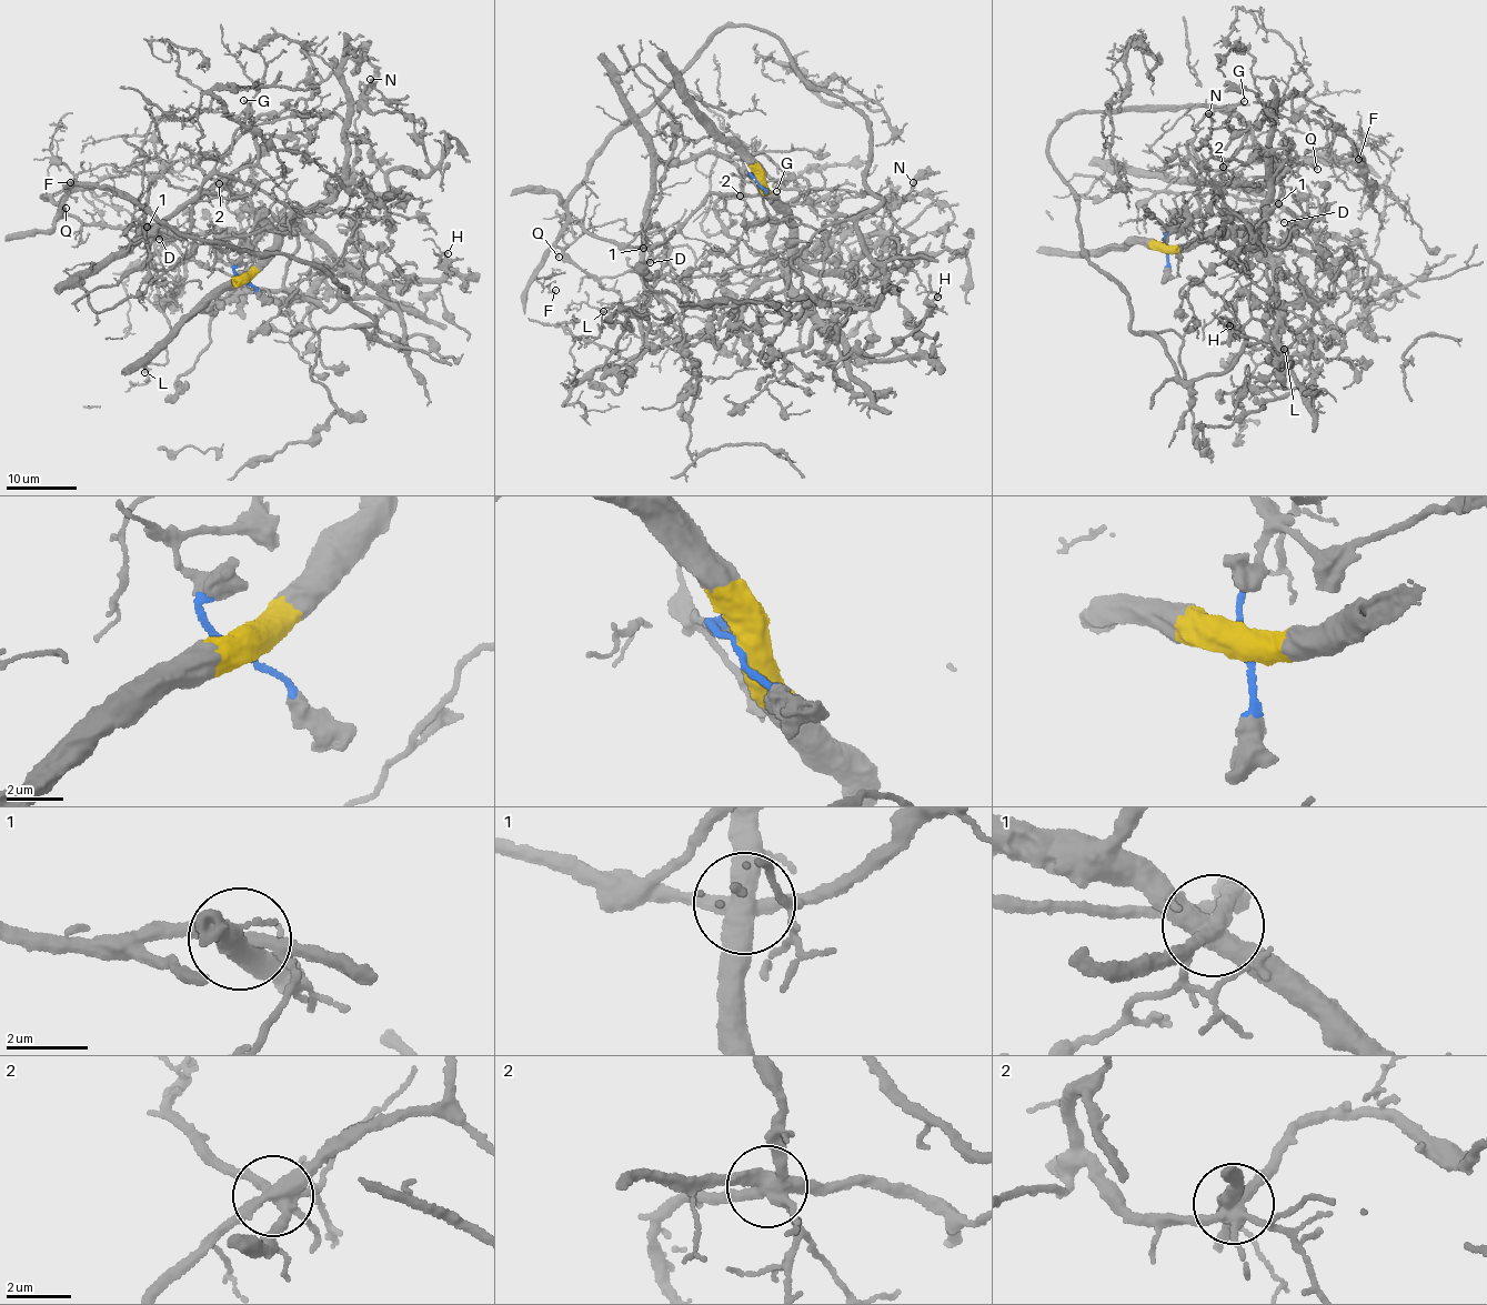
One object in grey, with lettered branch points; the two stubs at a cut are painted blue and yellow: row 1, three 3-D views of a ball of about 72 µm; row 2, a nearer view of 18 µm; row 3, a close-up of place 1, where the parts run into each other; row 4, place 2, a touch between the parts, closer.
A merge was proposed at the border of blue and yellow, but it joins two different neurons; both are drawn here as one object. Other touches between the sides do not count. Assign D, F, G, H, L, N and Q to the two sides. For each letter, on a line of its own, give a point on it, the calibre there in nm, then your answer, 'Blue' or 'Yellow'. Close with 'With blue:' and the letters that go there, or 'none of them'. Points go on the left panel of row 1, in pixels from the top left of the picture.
D: Place: (159, 239). Thickness 90 nm. Blue
F: Place: (70, 182). Thickness 110 nm. Blue
G: Place: (243, 100). Thickness 160 nm. Yellow
H: Place: (448, 253). Thickness 140 nm. Yellow
L: Place: (144, 372). Thickness 90 nm. Yellow
N: Place: (370, 79). Thickness 130 nm. Yellow
Q: Place: (66, 208). Thickness 150 nm. Blue
With blue: D, F, Q

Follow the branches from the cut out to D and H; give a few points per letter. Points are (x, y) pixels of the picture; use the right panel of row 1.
D: (1165, 250), (1247, 220), (1266, 333), (1226, 371), (1131, 329), (1060, 123), (1218, 109), (1285, 222)
H: (1164, 250), (1219, 231), (1263, 250), (1284, 370), (1229, 325)

